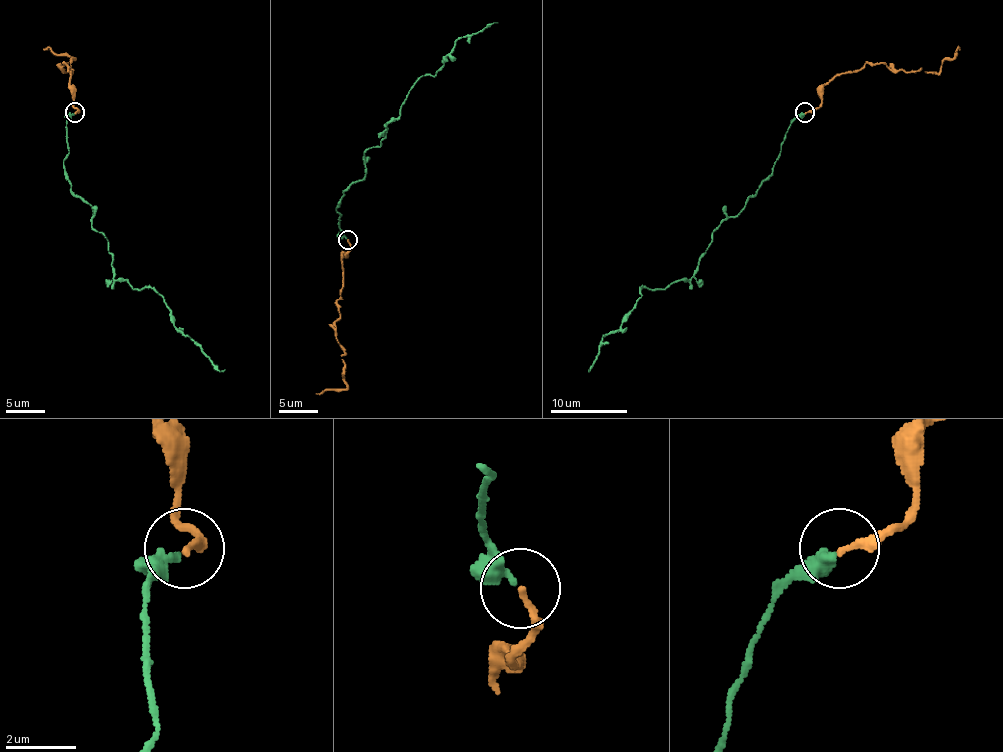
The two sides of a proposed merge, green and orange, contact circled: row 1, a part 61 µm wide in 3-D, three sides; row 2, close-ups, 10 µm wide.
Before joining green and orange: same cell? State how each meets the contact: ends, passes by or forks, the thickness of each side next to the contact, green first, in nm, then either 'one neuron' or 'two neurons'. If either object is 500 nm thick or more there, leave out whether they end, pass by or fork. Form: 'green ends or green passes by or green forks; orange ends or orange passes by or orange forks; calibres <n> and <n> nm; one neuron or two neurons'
green ends; orange ends; calibres 380 and 190 nm; one neuron

